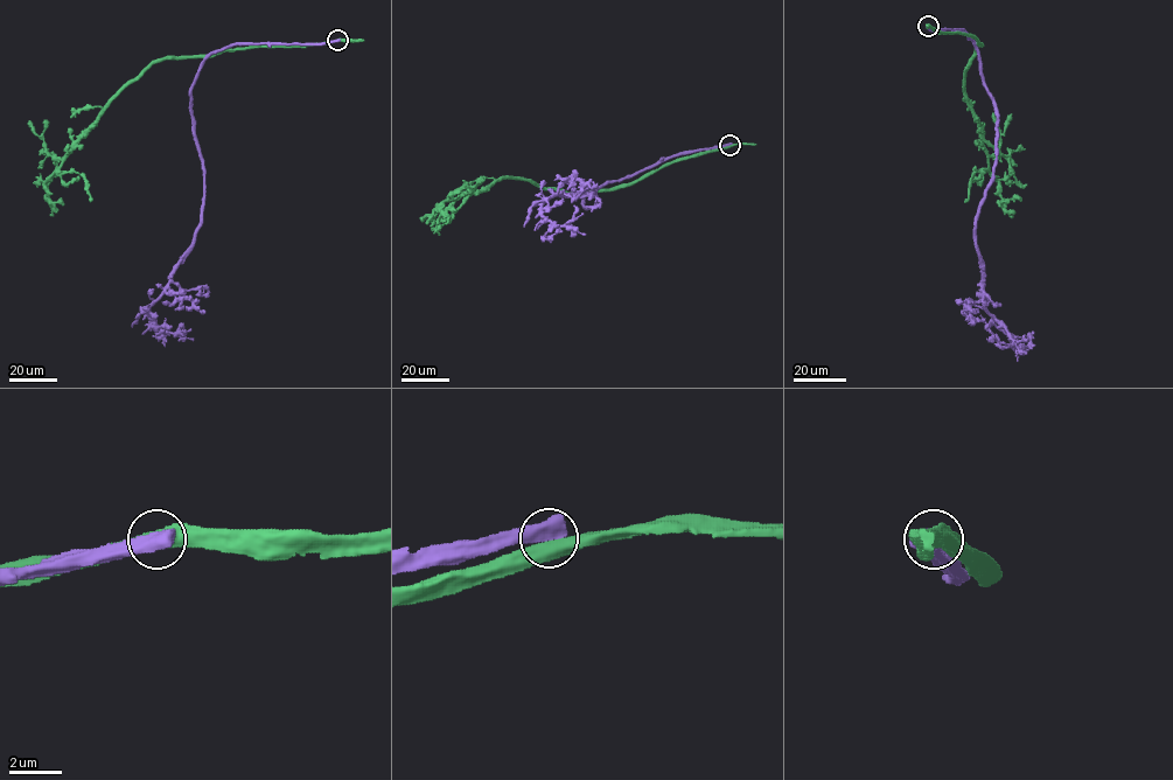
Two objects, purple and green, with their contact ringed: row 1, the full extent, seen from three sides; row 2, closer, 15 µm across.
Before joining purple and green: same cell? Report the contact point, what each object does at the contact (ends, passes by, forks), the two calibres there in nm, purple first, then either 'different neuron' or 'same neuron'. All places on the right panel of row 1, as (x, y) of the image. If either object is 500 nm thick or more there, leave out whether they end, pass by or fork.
(928, 26) | 750/550 nm | different neuron

